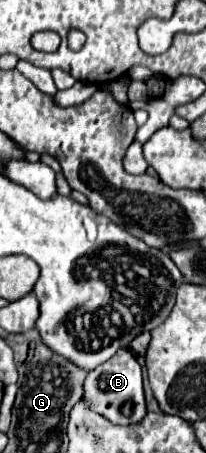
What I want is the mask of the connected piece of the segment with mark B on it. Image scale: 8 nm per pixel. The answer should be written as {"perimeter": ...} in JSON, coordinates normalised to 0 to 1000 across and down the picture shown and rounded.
{"perimeter":[[[573,770],[534,797],[447,815],[408,845],[408,881],[447,907],[485,912],[553,938],[641,938],[699,925],[709,881],[689,854],[689,810],[670,806],[650,779],[631,770]]]}

